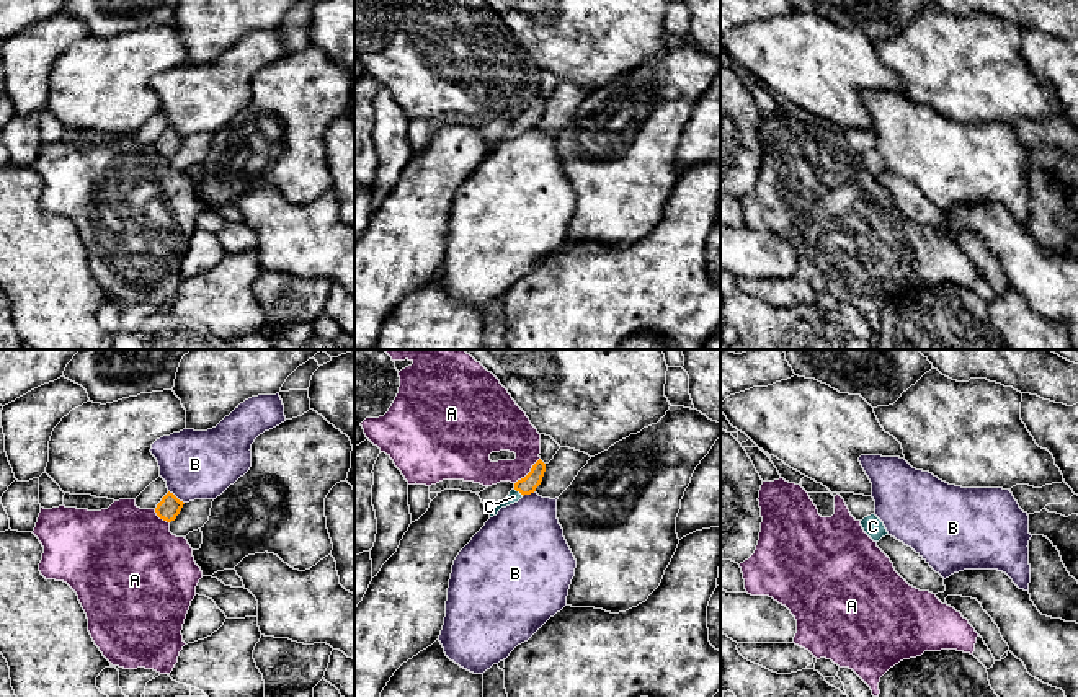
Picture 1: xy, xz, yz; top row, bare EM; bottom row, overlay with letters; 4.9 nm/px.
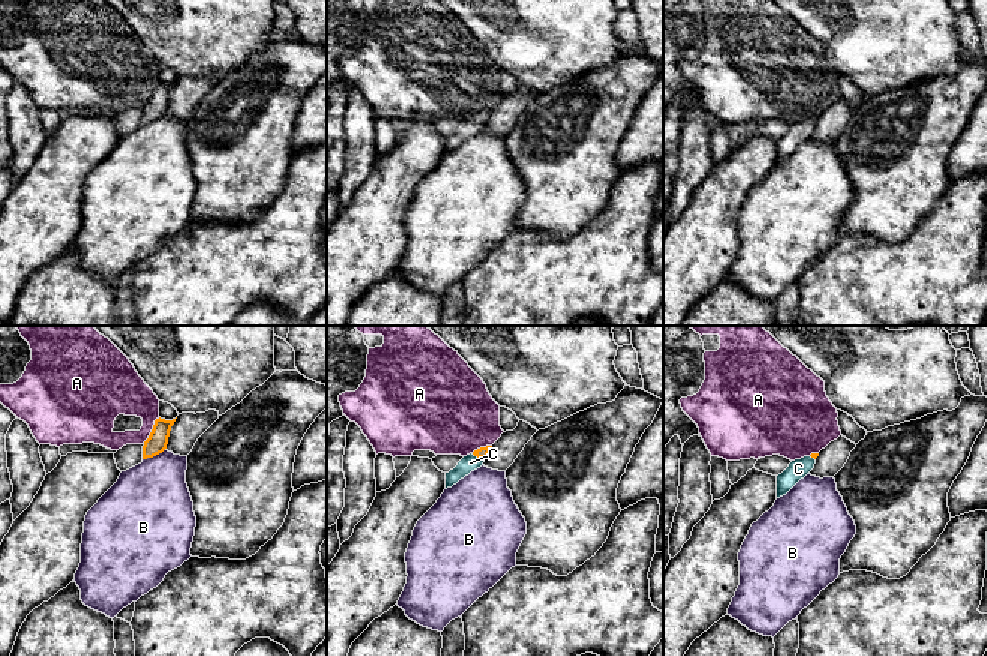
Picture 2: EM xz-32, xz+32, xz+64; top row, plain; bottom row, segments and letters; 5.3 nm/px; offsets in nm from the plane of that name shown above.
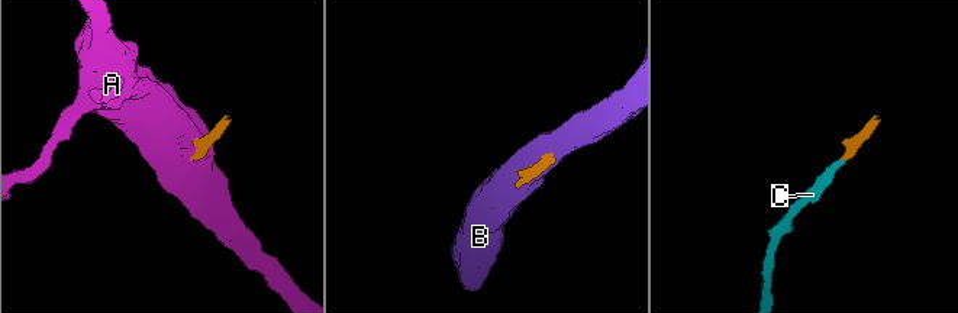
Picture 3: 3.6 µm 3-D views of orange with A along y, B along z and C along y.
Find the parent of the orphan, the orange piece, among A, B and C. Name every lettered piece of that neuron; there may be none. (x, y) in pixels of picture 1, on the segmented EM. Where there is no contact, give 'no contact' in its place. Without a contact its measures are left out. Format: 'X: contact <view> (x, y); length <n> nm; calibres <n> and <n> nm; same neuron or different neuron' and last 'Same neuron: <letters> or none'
A: contact xz (530, 472); length 180 nm; calibres 90 and 220 nm; different neuron
B: contact xy (175, 497); length 100 nm; calibres 110 and 340 nm; different neuron
C: contact xz (520, 492); length 60 nm; calibres 90 and 60 nm; same neuron
Same neuron: C

